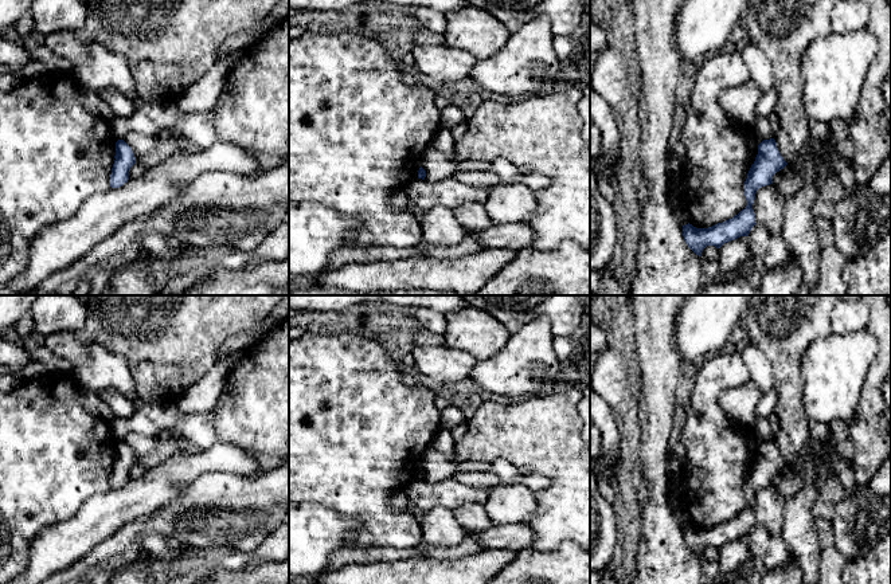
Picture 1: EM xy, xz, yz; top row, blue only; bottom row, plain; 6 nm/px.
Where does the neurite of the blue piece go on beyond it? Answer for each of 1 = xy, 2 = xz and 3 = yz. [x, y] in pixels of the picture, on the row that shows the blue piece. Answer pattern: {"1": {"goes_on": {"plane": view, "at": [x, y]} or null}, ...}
{"1": {"goes_on": null}, "2": {"goes_on": null}, "3": {"goes_on": null}}

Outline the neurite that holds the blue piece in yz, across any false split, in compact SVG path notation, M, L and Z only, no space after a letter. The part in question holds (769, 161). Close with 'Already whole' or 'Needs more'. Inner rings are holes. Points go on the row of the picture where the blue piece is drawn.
M774 138L763 140L758 145L758 154L745 181L747 205L732 219L708 228L696 228L692 224L683 226L683 236L688 247L699 256L707 246L720 248L724 243L740 236L749 236L755 223L753 204L759 188L773 184L773 176L783 169L788 162L781 156Z. Already whole

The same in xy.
M124 141L116 142L116 156L110 175L110 187L120 188L129 180L129 171L136 164L132 148Z. Already whole

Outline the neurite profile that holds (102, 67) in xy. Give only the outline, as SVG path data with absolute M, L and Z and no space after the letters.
M90 44L85 63L74 67L73 75L85 89L98 91L113 87L136 102L134 83L128 60L103 46Z

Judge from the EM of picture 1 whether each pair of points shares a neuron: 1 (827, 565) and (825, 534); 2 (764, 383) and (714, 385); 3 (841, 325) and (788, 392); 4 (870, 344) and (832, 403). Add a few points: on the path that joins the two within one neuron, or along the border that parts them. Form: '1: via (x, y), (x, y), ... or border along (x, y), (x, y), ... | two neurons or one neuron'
1: via (827, 557), (827, 543) | one neuron
2: border along (739, 353), (751, 379) | two neurons
3: border along (833, 309), (831, 330) | two neurons
4: via (855, 359), (833, 380), (832, 388) | one neuron

